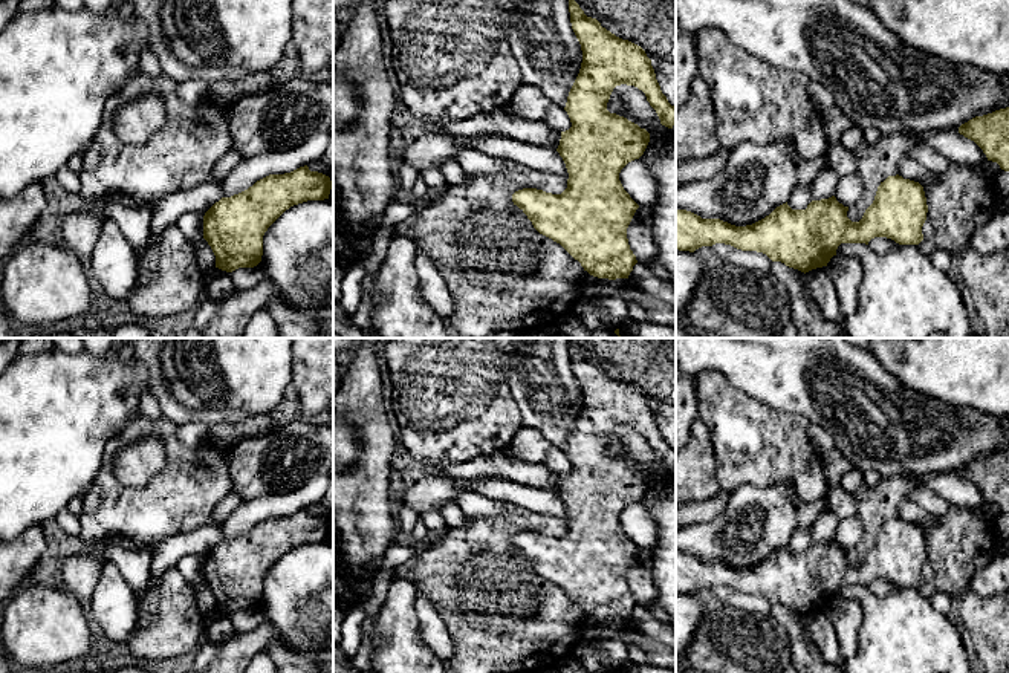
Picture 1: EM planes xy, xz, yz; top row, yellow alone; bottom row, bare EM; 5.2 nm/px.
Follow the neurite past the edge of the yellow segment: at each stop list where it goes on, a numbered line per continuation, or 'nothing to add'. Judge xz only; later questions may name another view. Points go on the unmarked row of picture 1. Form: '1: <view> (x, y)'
nothing to add

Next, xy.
nothing to add

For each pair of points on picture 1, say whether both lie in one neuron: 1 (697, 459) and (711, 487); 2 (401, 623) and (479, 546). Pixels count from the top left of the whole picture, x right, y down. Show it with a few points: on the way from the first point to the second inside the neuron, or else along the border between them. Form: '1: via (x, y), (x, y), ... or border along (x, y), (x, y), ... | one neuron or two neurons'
1: via (697, 465), (697, 473), (705, 481) | one neuron
2: border along (410, 580), (418, 592) | two neurons

